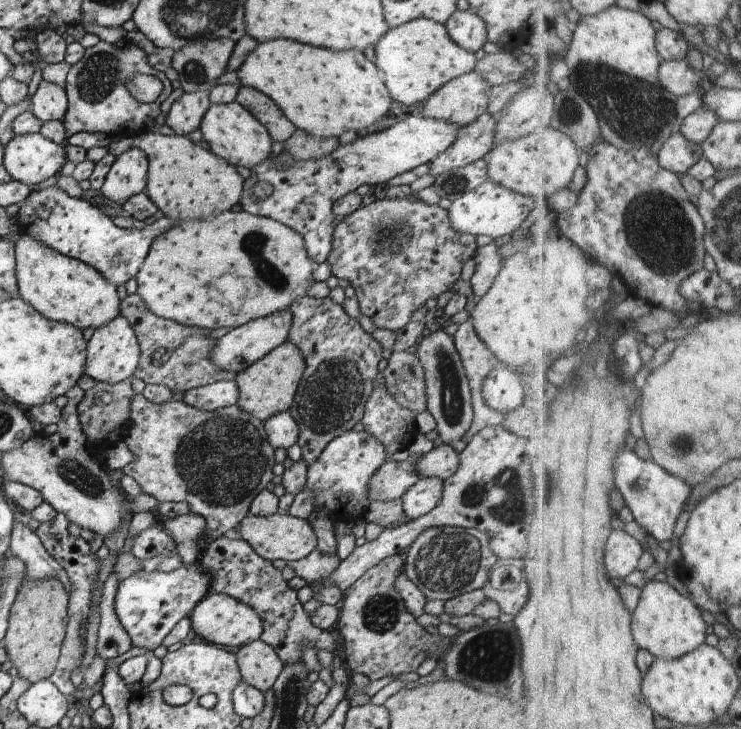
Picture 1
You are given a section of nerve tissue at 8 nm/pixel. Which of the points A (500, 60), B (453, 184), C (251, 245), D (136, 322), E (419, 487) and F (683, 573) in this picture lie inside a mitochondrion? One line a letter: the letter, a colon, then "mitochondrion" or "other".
A: other
B: mitochondrion
C: mitochondrion
D: other
E: other
F: other

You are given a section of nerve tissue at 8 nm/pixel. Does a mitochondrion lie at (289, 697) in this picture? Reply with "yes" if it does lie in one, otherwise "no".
yes

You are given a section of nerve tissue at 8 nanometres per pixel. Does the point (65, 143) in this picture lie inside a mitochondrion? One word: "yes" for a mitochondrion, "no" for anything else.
no

